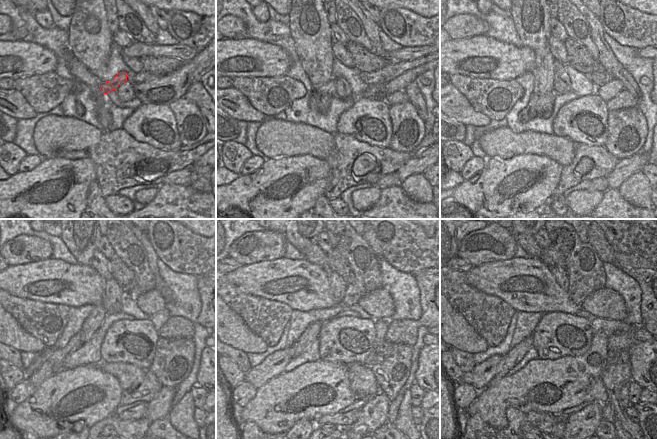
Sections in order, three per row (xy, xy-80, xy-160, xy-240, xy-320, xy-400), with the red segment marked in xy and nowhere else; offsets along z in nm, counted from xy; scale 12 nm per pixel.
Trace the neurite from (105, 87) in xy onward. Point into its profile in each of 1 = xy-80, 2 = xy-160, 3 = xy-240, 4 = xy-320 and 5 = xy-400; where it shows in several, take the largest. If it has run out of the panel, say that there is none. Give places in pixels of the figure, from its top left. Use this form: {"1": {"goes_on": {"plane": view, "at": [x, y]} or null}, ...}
{"1": {"goes_on": {"plane": "xy-80", "at": [321, 97]}}, "2": {"goes_on": {"plane": "xy-160", "at": [539, 105]}}, "3": {"goes_on": {"plane": "xy-240", "at": [53, 365]}}, "4": {"goes_on": {"plane": "xy-320", "at": [274, 364]}}, "5": {"goes_on": {"plane": "xy-400", "at": [479, 377]}}}

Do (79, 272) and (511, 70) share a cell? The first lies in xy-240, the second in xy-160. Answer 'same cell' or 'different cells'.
same cell

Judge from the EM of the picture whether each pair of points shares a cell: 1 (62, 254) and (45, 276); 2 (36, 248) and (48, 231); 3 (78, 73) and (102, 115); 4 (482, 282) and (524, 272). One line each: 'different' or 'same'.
1: different
2: different
3: same
4: same

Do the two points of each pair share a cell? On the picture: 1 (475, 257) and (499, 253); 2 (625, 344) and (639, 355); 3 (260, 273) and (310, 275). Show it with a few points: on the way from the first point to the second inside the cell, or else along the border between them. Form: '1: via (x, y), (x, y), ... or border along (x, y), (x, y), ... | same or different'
1: via (481, 253), (493, 253) | same
2: border along (640, 341), (637, 341), (626, 351) | different
3: via (272, 274), (298, 274) | same

